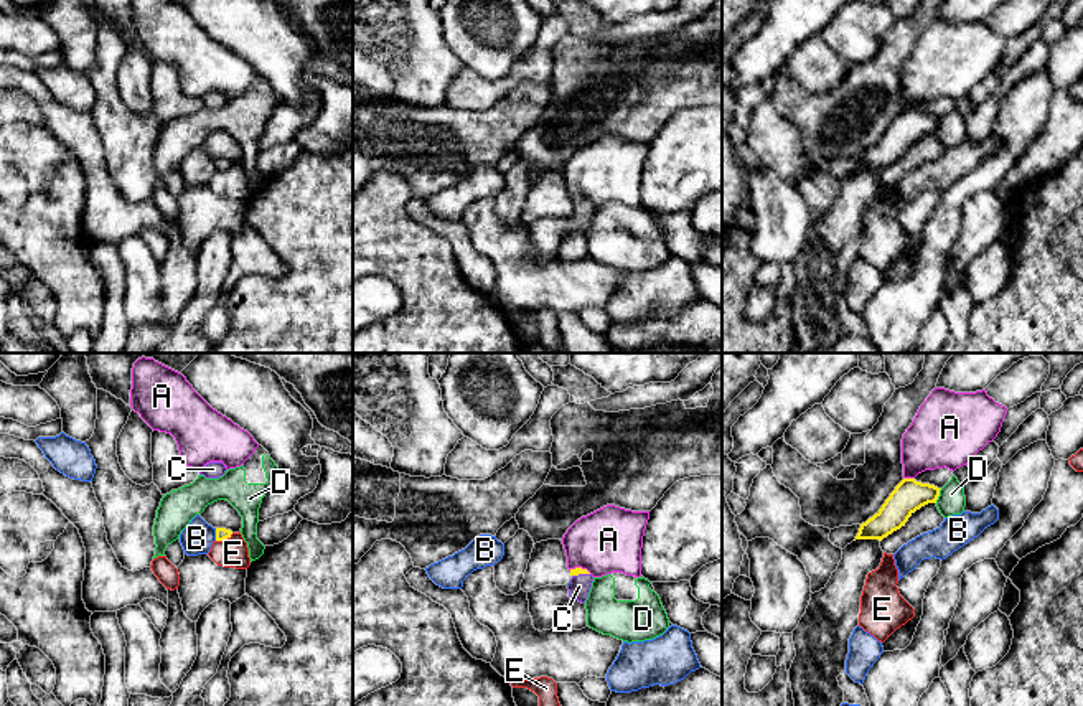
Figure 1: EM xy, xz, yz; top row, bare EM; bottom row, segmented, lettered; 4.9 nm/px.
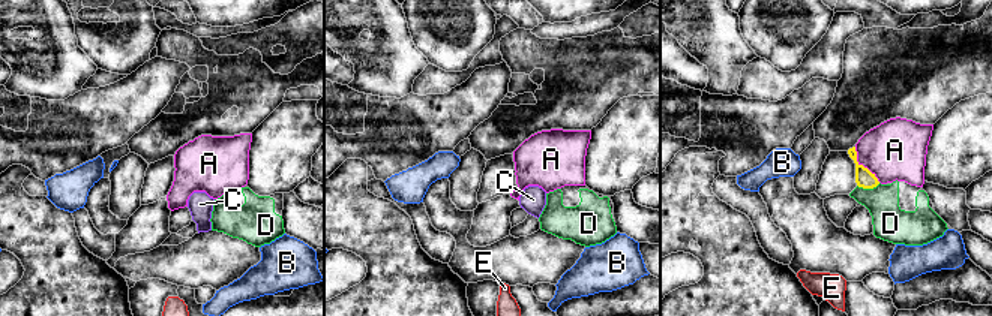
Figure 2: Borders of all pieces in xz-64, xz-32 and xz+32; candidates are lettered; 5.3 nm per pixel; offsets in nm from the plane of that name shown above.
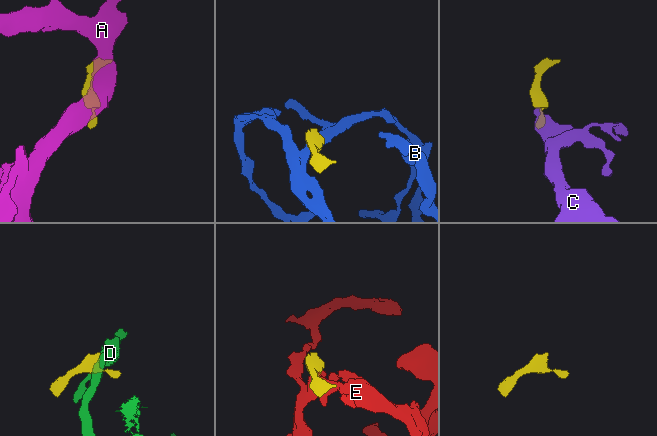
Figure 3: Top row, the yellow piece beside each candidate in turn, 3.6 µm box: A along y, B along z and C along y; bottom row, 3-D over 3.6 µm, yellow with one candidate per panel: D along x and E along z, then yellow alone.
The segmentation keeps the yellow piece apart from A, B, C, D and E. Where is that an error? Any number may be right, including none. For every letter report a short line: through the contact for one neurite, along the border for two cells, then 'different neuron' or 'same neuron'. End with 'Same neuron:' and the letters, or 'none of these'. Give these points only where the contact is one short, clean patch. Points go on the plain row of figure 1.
A: different neuron
B: line xy (215, 159), (216, 170); different neuron
C: line xz (576, 202), (581, 203), (579, 216); same neuron
D: different neuron
E: different neuron
Same neuron: C

